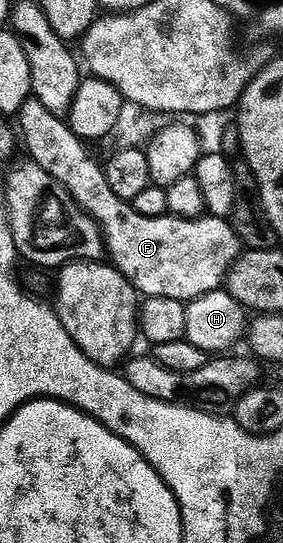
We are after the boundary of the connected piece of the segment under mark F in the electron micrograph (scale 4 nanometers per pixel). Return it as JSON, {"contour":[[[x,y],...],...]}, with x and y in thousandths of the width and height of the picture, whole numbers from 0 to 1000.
{"contour":[[[117,182],[92,186],[85,197],[57,212],[57,223],[78,236],[71,260],[92,265],[102,295],[120,297],[198,331],[219,339],[251,366],[336,409],[371,446],[371,464],[406,495],[435,505],[473,525],[505,549],[576,547],[580,551],[622,551],[647,558],[696,552],[756,534],[788,530],[799,505],[827,490],[862,453],[845,444],[834,424],[809,405],[781,400],[717,396],[707,400],[622,400],[590,396],[580,400],[512,400],[477,389],[470,376],[424,359],[396,354],[382,344],[371,309],[346,304],[318,291],[307,269],[265,245],[247,239],[244,228],[208,210],[170,204],[155,190]]]}

